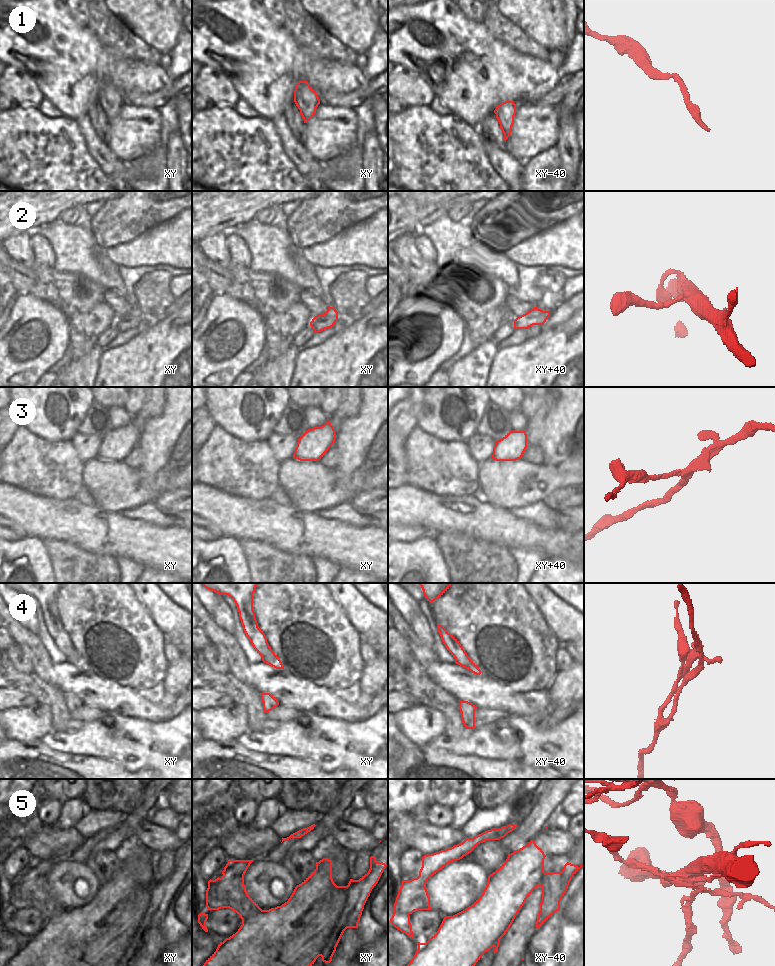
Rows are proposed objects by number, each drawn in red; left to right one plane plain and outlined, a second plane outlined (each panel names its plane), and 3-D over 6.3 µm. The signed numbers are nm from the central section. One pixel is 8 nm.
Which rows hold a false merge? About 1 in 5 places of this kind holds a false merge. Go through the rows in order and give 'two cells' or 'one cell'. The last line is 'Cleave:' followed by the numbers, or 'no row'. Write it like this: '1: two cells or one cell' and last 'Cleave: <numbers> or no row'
1: one cell
2: one cell
3: one cell
4: two cells
5: two cells
Cleave: 4, 5

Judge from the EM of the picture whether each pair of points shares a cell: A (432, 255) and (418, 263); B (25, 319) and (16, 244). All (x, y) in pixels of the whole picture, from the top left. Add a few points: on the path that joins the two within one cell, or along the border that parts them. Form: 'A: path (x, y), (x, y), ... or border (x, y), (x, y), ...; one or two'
A: border (415, 238), (417, 249), (425, 260), (441, 263); two
B: border (28, 294), (32, 294), (50, 303); two

